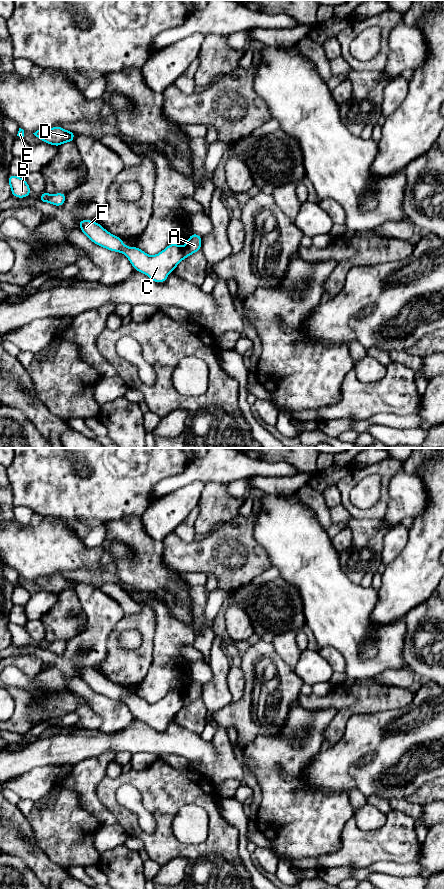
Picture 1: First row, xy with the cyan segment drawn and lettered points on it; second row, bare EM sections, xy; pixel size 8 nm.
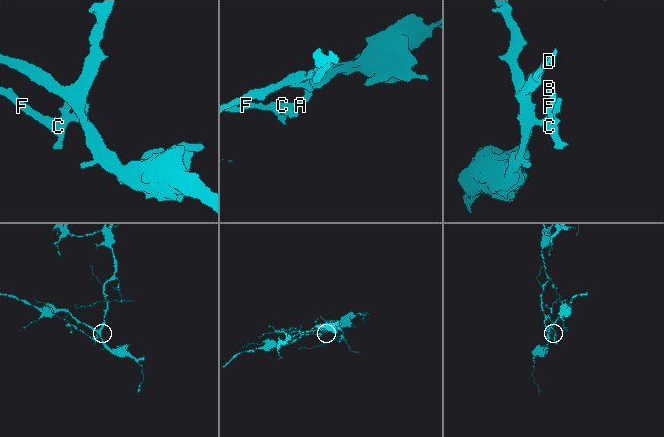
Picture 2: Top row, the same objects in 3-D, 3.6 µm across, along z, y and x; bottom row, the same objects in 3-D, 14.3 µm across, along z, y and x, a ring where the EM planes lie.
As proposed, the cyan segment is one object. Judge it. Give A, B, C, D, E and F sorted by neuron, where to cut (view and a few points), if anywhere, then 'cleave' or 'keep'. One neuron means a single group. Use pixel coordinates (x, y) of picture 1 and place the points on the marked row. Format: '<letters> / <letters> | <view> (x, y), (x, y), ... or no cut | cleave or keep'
A D E / B C F | xy (182, 248), (184, 257) | cleave

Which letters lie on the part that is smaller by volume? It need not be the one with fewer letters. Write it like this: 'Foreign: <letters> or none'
Foreign: B, C, F

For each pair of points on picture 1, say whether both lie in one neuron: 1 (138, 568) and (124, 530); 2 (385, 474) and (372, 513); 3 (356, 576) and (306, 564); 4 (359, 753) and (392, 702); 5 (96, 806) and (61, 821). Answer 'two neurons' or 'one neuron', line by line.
1: one neuron
2: one neuron
3: two neurons
4: two neurons
5: two neurons

